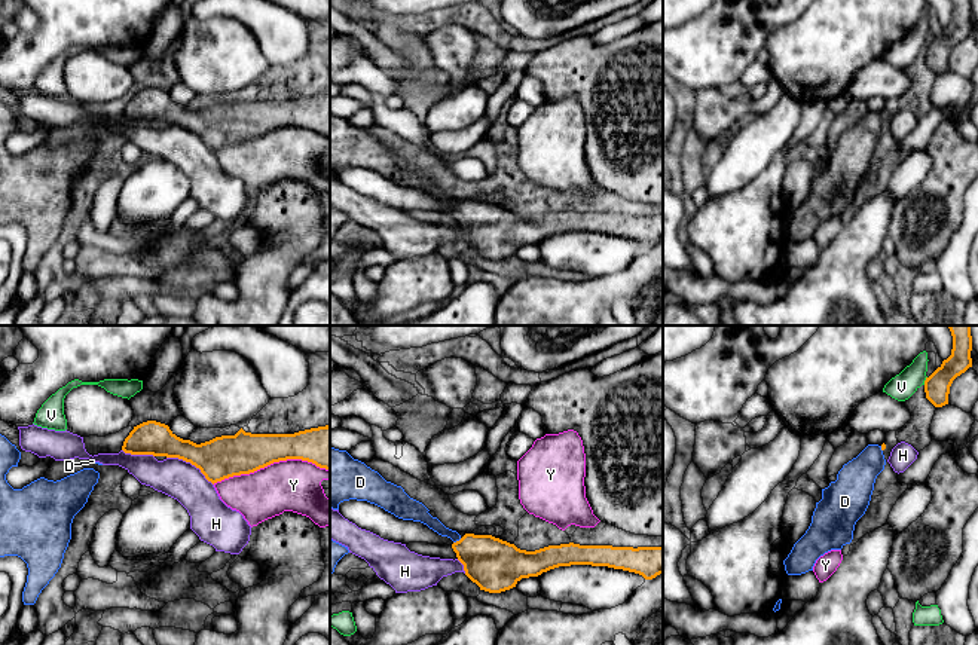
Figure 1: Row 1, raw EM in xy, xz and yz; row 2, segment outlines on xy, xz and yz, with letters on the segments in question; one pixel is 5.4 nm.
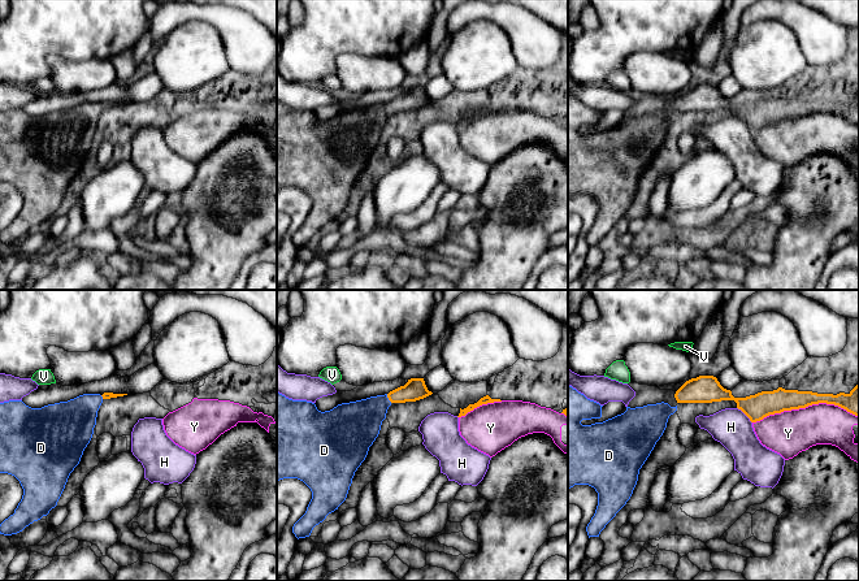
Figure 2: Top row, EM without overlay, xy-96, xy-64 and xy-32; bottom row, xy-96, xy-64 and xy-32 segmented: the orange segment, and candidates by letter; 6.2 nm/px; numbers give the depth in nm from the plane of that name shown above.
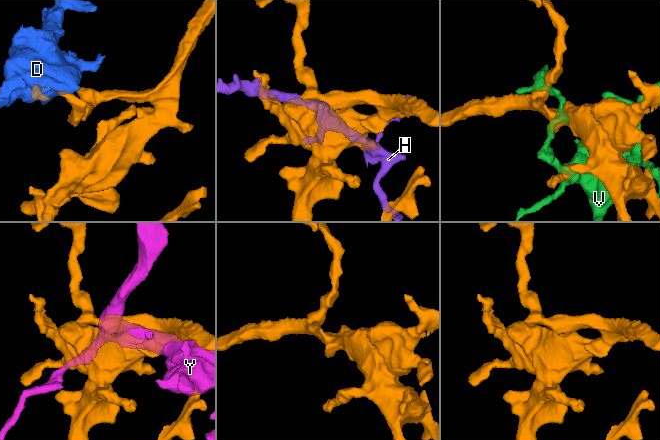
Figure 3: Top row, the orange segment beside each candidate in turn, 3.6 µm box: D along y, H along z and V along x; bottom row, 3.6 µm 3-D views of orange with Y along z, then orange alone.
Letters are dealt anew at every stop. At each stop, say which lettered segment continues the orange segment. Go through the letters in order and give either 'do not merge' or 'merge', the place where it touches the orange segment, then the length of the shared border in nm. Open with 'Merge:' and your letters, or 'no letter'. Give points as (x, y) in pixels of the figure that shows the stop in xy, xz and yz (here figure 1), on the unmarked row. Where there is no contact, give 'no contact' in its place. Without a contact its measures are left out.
Merge: D
D: merge | xz (457, 208) | 50 nm
H: do not merge | xy (190, 130) | 300 nm
V: do not merge | yz (925, 48) | 50 nm
Y: do not merge | xy (271, 130) | 650 nm

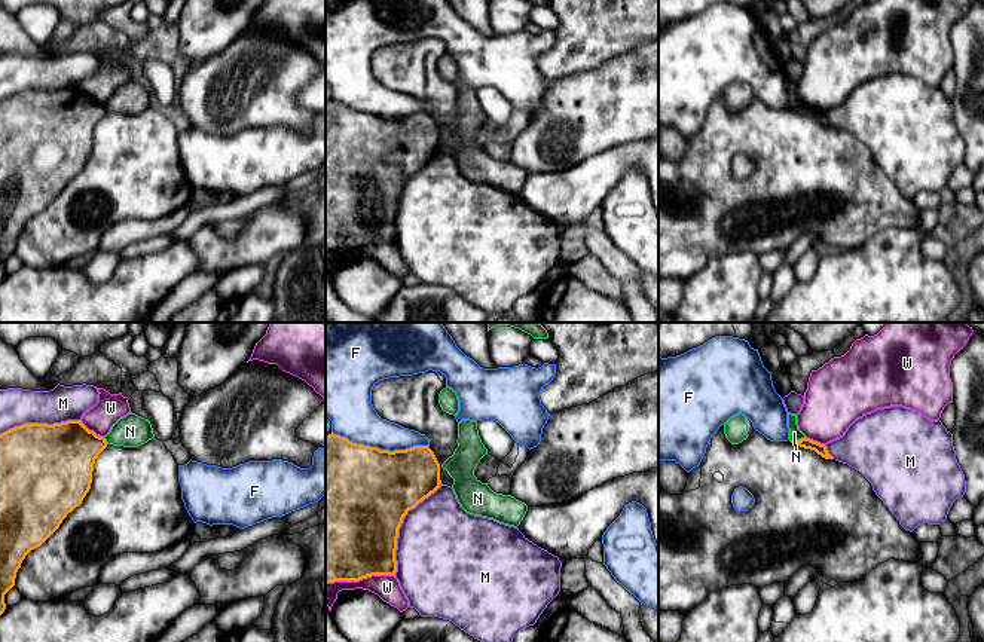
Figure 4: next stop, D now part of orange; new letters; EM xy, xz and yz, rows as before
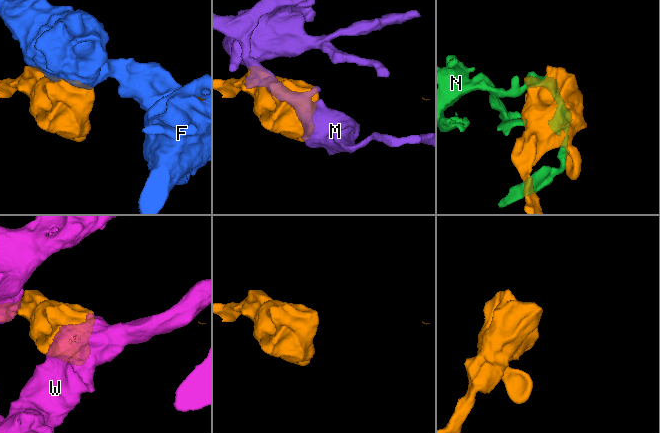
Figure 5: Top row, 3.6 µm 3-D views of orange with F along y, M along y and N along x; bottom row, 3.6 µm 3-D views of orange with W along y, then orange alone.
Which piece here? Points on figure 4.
Merge: no letter
F: do not merge | xz (379, 116) | 550 nm
M: do not merge | xz (400, 192) | 550 nm
N: do not merge | yz (798, 107) | 90 nm
W: do not merge | xz (360, 245) | 380 nm

